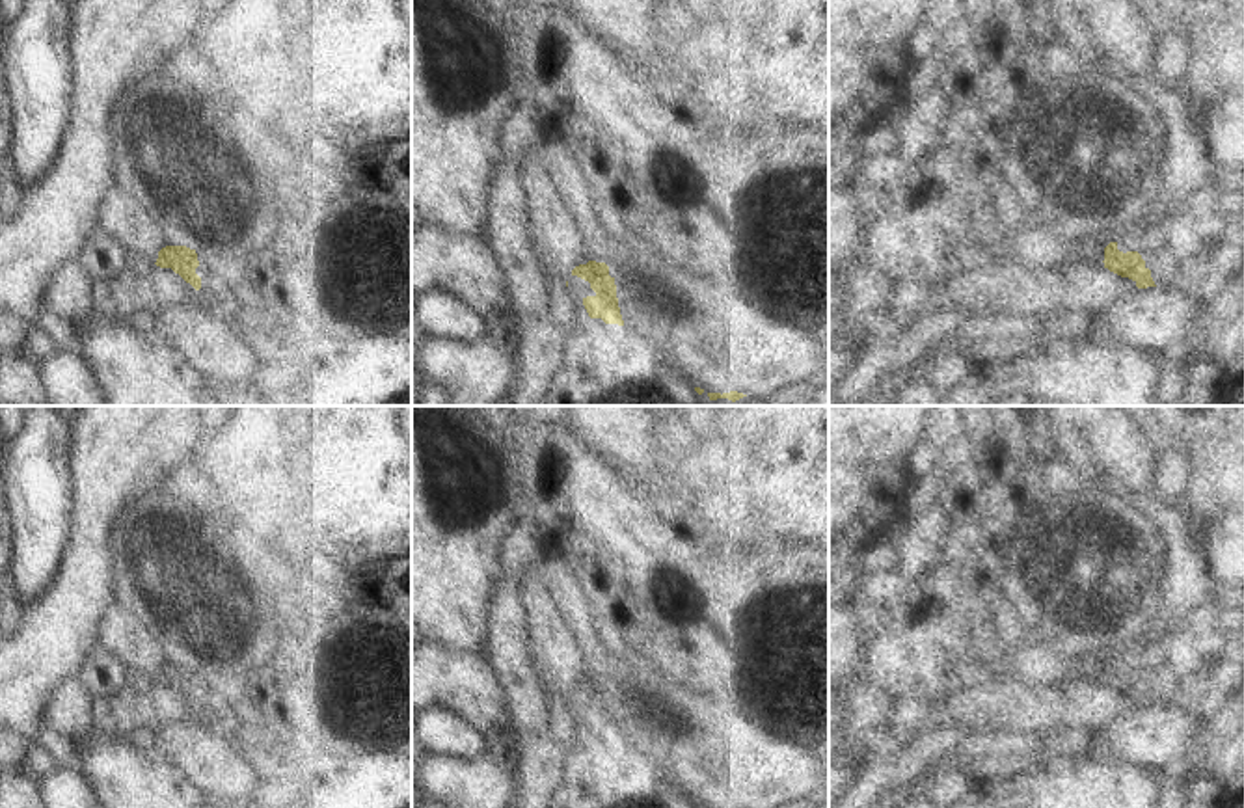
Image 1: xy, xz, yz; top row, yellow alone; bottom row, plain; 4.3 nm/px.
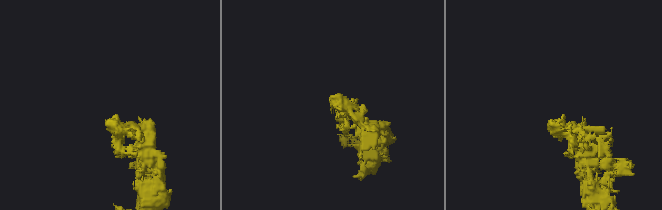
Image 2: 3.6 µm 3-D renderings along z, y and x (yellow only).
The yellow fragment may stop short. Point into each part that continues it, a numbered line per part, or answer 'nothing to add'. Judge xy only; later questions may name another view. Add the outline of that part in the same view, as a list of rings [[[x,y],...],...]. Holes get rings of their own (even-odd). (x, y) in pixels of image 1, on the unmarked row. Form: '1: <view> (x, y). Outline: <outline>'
nothing to add

